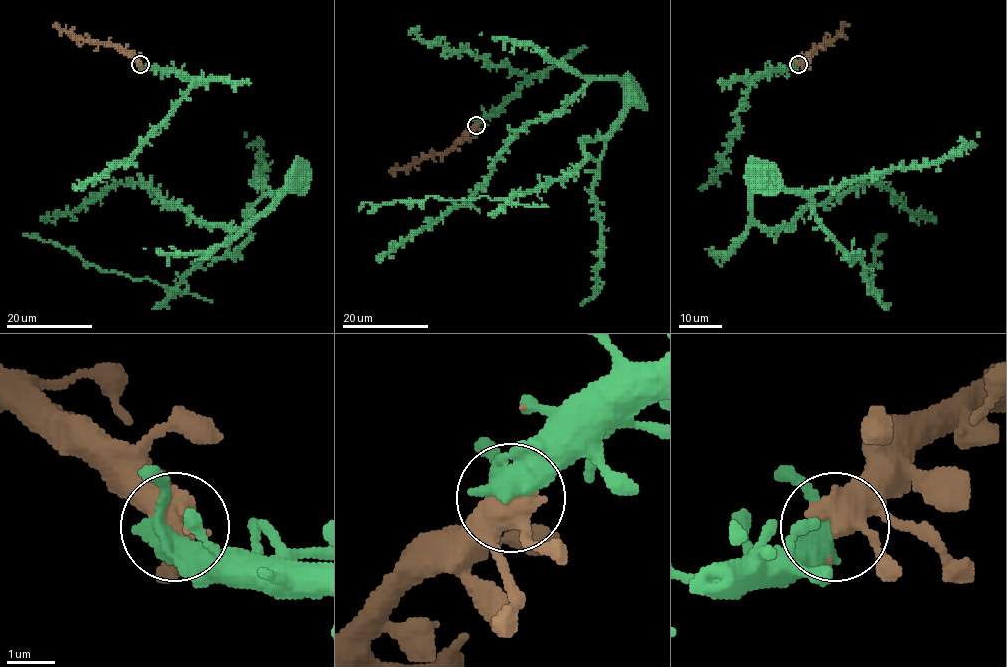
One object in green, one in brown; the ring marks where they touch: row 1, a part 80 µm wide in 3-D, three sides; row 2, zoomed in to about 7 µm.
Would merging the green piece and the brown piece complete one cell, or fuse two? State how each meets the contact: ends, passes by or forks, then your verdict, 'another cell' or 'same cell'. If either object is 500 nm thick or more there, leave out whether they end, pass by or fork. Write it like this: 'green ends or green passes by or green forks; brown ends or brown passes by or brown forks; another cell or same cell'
green passes by; brown forks; same cell

